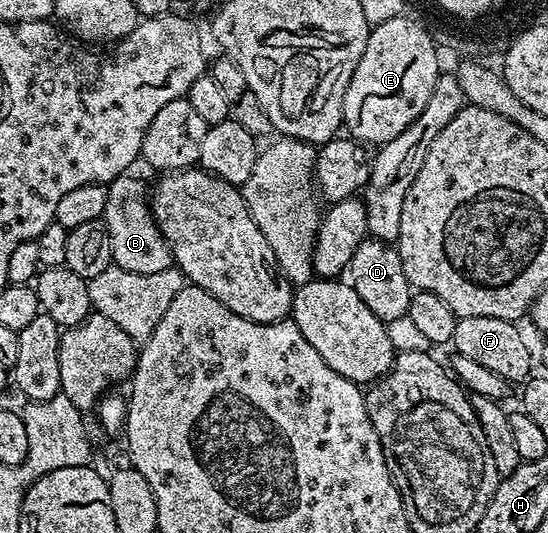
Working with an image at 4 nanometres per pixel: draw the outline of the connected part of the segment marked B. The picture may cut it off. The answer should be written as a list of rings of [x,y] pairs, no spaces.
[[[123,174],[108,185],[108,206],[104,206],[102,220],[108,230],[112,246],[113,267],[132,270],[132,274],[157,274],[174,264],[174,255],[154,221],[154,210],[148,188],[134,174]]]

